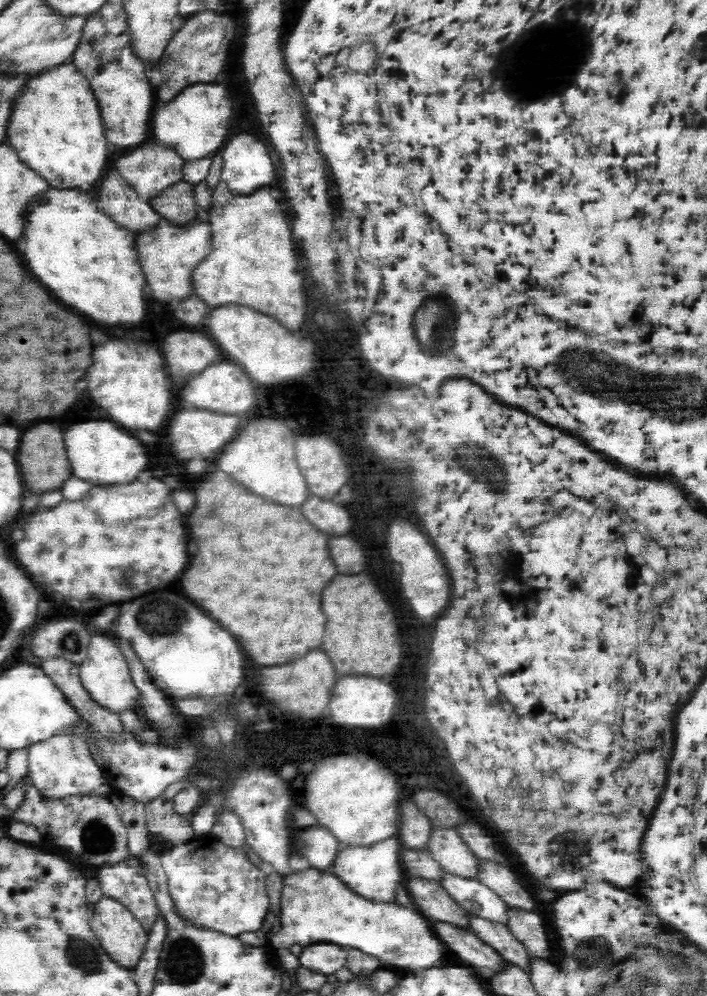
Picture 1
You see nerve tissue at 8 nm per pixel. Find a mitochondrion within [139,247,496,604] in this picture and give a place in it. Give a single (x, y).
(437, 337)

